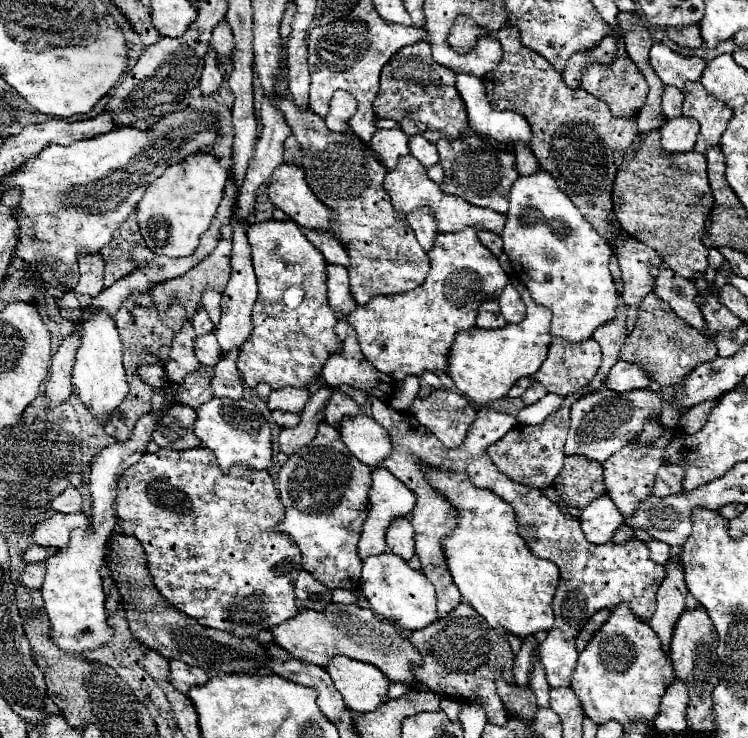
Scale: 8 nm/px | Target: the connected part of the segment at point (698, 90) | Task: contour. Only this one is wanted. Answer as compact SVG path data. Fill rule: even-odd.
M688 82L682 116L700 122L700 134L694 150L706 154L710 146L720 144L720 138L732 118L732 108L728 108L724 102L716 100L710 92L706 92L700 82Z

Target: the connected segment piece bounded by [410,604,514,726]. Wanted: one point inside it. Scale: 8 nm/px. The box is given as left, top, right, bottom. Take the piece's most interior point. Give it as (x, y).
(461, 654)

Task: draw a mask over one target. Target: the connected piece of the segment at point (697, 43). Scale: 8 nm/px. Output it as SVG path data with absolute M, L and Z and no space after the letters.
M684 26L684 28L668 28L666 30L668 38L676 42L680 48L700 48L702 46L702 36L698 26Z

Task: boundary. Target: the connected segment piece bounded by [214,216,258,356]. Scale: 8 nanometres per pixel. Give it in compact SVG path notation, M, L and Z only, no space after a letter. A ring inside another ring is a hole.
M236 216L232 218L232 230L234 230L234 248L232 248L232 276L230 282L222 294L222 318L216 326L214 334L220 344L222 356L234 348L240 348L248 336L252 334L252 306L256 302L258 286L256 286L256 274L252 268L252 256L250 256L250 244L246 240L246 228L248 224L238 224Z

